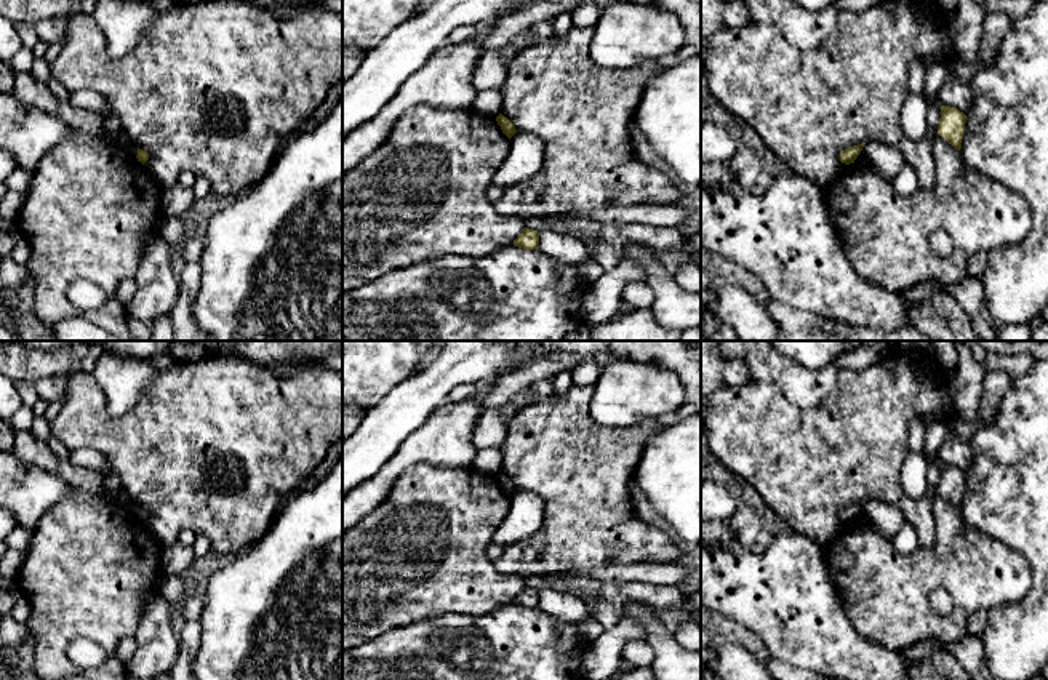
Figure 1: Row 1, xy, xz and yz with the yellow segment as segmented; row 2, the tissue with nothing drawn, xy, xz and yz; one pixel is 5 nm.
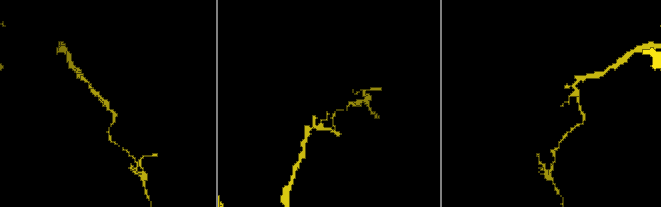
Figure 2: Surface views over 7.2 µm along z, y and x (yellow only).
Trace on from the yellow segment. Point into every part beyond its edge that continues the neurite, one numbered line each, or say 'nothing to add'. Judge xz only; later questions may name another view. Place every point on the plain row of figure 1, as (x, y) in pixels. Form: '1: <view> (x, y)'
nothing to add

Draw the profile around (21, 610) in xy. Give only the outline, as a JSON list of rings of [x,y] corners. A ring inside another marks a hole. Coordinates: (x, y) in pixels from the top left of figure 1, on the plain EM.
[[[21,595],[16,600],[10,616],[18,622],[26,622],[29,619],[29,614],[30,614],[30,603],[27,602],[24,595]]]

